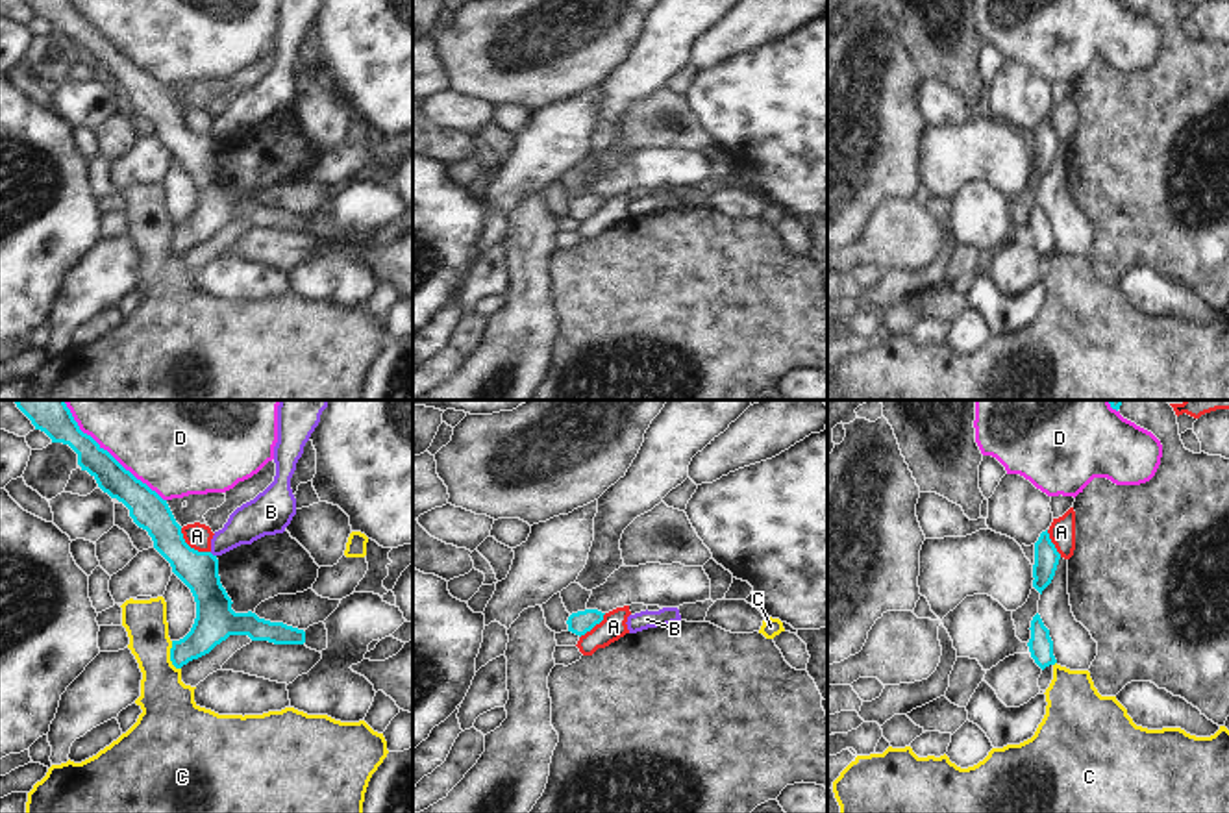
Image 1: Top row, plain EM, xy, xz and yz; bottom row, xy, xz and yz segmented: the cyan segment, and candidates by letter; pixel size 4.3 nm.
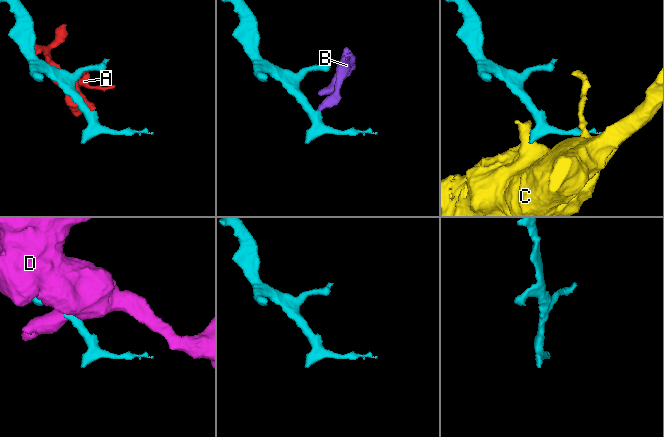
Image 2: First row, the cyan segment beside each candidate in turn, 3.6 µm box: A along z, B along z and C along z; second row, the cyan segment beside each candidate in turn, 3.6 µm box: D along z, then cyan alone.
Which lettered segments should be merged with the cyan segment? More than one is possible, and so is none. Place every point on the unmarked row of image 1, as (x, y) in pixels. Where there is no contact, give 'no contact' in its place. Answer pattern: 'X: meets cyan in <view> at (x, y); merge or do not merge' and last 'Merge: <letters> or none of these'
A: meets cyan in xy at (189, 132); do not merge
B: meets cyan in xy at (211, 139); do not merge
C: meets cyan in xy at (171, 241); do not merge
D: meets cyan in xy at (115, 45); do not merge
Merge: none of these

